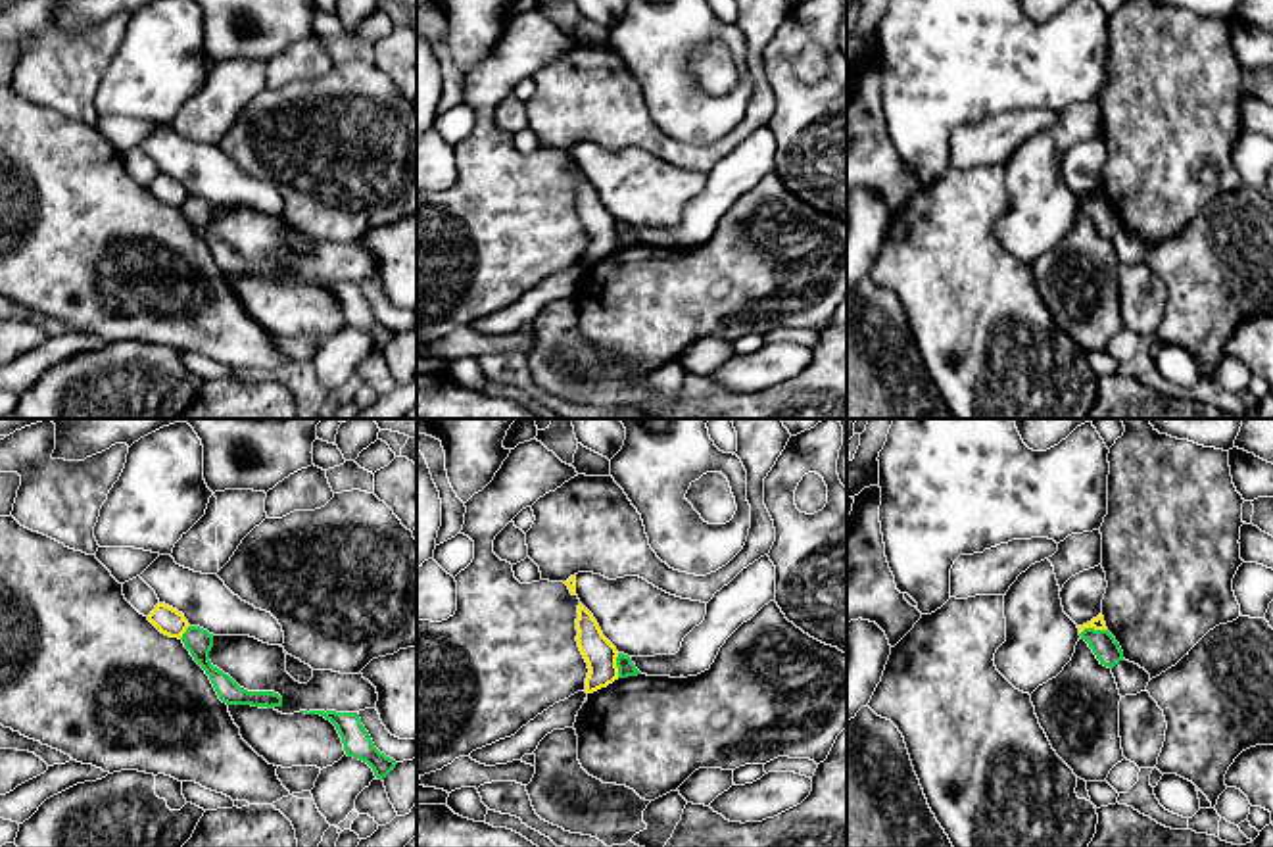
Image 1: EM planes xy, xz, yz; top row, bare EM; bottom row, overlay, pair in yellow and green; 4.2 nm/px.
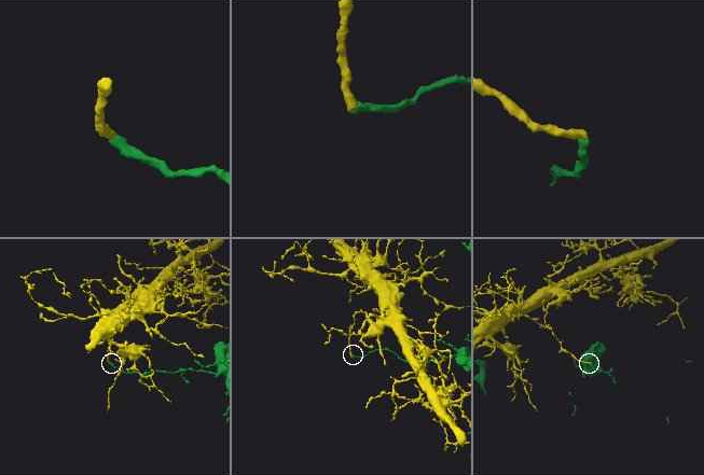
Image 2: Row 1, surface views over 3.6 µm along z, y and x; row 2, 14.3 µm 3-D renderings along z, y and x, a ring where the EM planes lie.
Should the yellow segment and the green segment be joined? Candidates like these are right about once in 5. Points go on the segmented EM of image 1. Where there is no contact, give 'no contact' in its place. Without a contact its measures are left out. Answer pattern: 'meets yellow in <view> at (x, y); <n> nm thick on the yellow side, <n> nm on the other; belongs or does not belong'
meets yellow in yz at (1093, 627); 50 nm thick on the yellow side, 110 nm on the other; does not belong

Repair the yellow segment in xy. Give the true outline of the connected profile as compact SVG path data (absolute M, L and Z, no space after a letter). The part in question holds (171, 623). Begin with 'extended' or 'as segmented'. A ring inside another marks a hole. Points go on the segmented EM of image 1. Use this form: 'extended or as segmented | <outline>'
as segmented | M157 603L156 609L148 615L148 620L169 638L182 638L190 626L182 613L177 609Z

